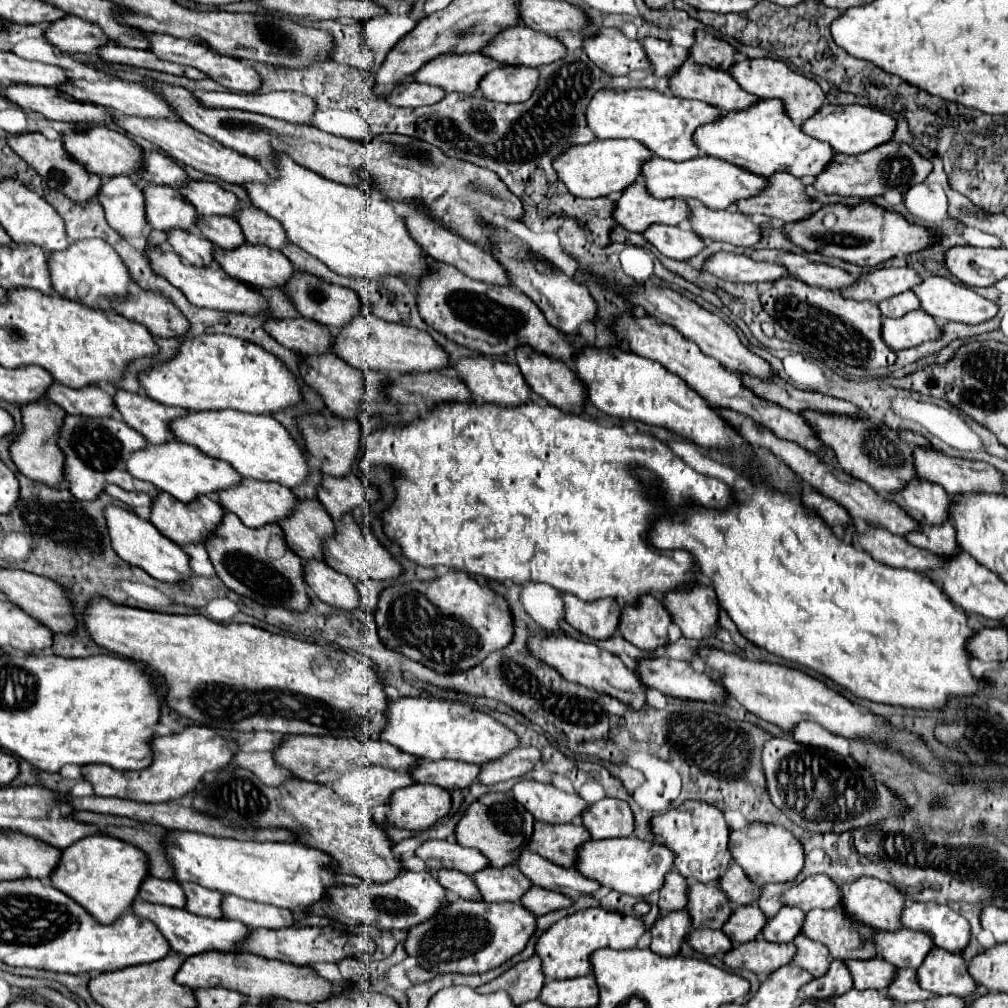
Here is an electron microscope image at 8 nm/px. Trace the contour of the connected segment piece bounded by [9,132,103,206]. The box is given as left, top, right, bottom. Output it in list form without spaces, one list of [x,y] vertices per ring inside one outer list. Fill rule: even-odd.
[[[23,132],[19,136],[11,136],[9,138],[9,146],[29,164],[33,166],[41,178],[47,182],[49,188],[63,192],[67,198],[71,198],[73,202],[85,206],[89,200],[95,200],[95,196],[99,194],[99,188],[103,186],[103,178],[95,176],[91,172],[85,170],[83,164],[75,162],[69,152],[65,152],[63,142],[61,140],[49,140],[39,132]]]

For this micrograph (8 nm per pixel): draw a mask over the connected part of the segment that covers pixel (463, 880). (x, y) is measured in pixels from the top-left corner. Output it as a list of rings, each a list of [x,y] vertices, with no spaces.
[[[441,868],[437,880],[439,880],[439,884],[441,884],[445,890],[449,890],[449,892],[455,894],[455,896],[461,896],[461,898],[465,898],[465,900],[481,900],[479,890],[475,890],[475,884],[473,884],[471,876],[463,874],[463,872]]]

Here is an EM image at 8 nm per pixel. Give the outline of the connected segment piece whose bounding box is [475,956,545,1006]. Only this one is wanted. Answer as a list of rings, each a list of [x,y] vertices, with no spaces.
[[[531,956],[529,960],[523,960],[503,972],[499,978],[475,988],[479,994],[491,994],[495,990],[505,990],[511,1000],[519,1006],[523,1002],[535,1000],[541,992],[541,986],[545,984],[545,976],[541,972],[539,956]]]

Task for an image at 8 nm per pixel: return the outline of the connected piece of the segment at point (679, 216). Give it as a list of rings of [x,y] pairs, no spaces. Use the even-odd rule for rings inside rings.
[[[639,178],[621,192],[619,200],[615,200],[613,218],[629,232],[643,232],[643,228],[653,222],[677,226],[687,220],[687,204],[683,200],[653,198]]]

